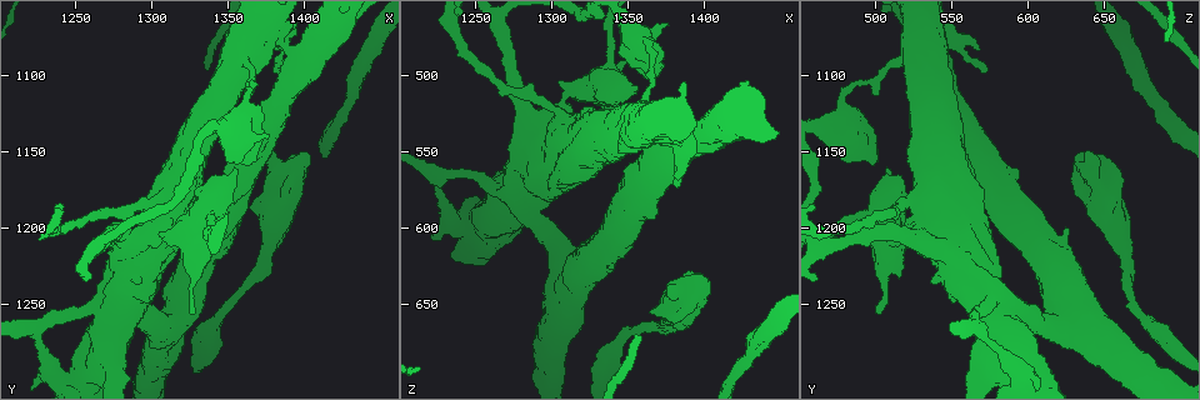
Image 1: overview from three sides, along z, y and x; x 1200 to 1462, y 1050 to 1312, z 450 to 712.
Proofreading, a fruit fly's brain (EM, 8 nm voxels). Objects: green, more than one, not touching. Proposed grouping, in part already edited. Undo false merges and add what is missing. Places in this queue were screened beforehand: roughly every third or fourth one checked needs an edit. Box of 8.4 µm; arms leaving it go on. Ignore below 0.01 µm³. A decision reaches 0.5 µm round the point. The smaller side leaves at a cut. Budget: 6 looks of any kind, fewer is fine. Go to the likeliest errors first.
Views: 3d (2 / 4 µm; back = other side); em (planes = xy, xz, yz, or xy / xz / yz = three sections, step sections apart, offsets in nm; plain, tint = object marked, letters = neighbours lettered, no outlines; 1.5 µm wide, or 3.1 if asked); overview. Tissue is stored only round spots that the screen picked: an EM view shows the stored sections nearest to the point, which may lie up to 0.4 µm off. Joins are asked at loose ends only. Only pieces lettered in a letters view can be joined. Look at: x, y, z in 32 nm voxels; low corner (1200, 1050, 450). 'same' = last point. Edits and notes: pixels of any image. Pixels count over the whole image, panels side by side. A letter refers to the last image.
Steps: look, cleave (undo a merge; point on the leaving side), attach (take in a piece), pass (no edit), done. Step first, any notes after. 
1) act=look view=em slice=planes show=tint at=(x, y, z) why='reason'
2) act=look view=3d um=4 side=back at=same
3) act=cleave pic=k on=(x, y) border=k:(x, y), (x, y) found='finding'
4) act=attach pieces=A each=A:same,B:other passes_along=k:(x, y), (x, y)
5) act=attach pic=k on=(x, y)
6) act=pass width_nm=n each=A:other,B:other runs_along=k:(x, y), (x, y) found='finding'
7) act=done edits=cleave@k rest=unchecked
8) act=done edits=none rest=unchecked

act=look view=3d um=4 at=(1346, 1202, 490) why='stops while still wide'

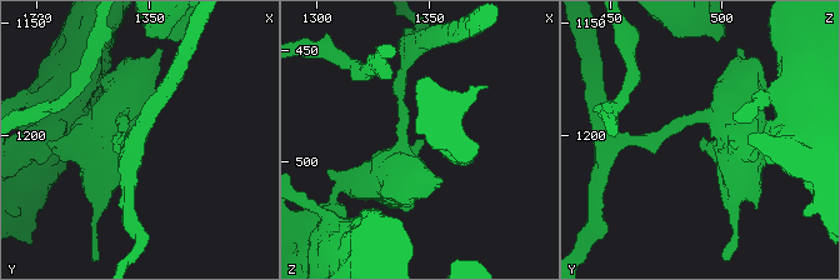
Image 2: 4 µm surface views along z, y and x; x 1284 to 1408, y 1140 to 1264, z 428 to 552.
act=look view=em slice=planes show=letters at=(1347, 1202, 491) why='shape alone is not enough'

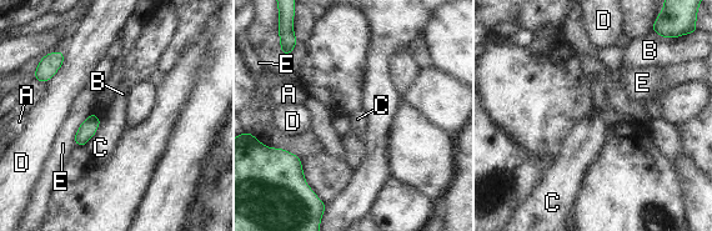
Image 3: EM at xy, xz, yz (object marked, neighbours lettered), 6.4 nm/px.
act=pass each=A:other,B:other,C:other,D:other,E:other border=3:(93, 111), (79, 126), (75, 145) found='none of them fits'

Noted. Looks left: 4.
act=look view=em slice=planes show=tint at=(1398, 1152, 634) why='thick end'

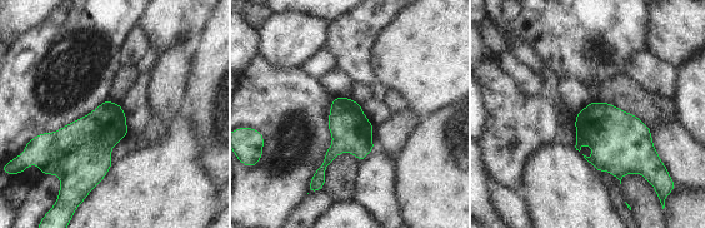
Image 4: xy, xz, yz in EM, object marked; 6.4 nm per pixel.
act=look view=em slice=planes show=letters at=same

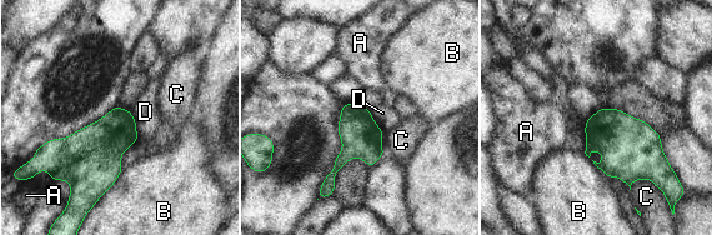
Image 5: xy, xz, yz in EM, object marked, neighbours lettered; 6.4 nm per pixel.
act=pass longest_contact=B:300nm each=A:other,B:other,C:other,D:other found='none of them fits'

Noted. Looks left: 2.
act=look view=em slice=xy step=4 show=tint at=(1324, 1256, 502) why='an open end'

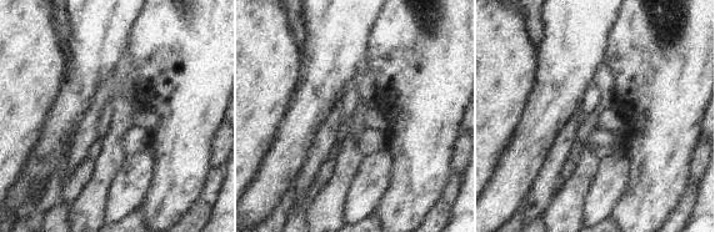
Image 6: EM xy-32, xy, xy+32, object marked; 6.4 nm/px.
act=look view=em slice=planes show=letters at=same

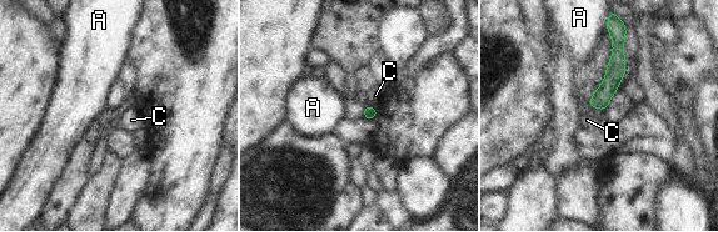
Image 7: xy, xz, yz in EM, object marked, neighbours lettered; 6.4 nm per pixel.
act=pass each=A:other,C:other border=7:(367, 104), (377, 110) found='no lettered piece goes on from it'

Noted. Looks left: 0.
act=done edits=none rest=unchecked

